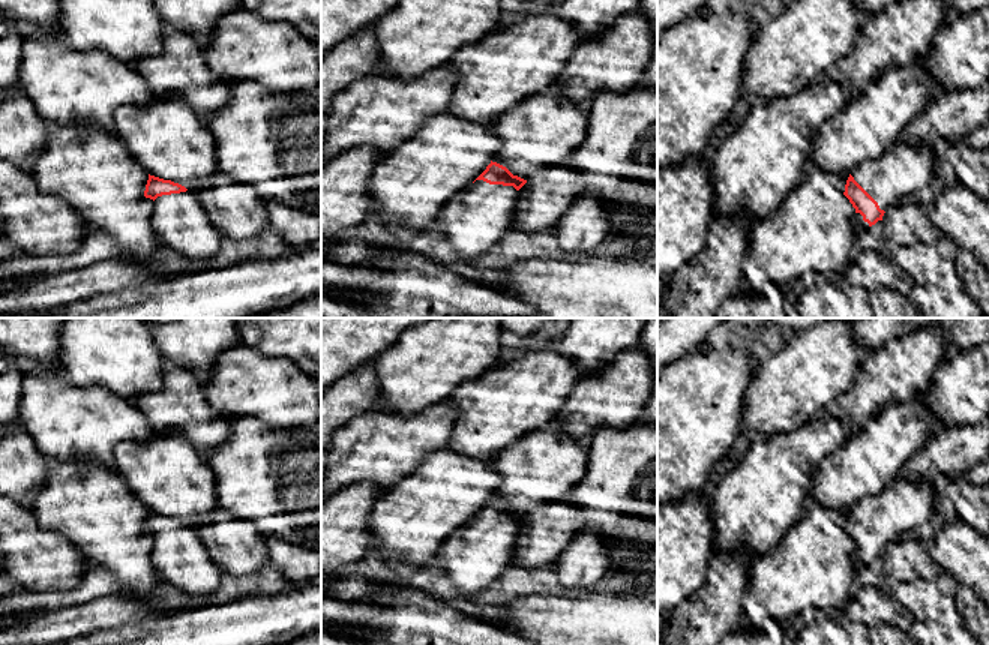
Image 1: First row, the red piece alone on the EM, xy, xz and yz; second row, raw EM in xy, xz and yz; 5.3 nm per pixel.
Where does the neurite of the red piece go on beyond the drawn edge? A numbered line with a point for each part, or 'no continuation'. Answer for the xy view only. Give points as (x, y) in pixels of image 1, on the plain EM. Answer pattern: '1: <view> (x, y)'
1: xy (180, 558)

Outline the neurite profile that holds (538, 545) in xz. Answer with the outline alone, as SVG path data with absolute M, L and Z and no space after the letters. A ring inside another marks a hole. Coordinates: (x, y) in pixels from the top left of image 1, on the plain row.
M525 519L519 525L510 567L537 568L554 564L572 538L573 534Z

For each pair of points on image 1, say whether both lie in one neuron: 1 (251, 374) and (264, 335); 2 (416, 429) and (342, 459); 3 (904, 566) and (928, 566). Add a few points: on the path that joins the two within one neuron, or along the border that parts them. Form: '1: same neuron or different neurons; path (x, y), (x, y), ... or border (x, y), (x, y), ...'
1: different neurons; border (242, 342), (270, 356), (284, 356), (291, 362)
2: same neuron; path (398, 444), (360, 452)
3: same neuron; path (910, 566), (922, 566)

